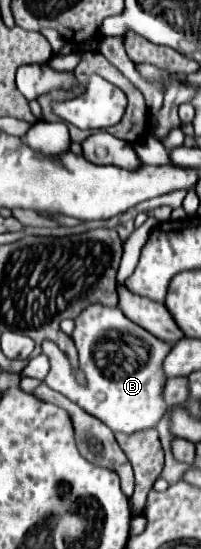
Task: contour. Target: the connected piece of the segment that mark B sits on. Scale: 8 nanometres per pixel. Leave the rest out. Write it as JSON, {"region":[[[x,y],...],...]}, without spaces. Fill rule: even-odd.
{"region":[[[90,305],[76,319],[76,329],[72,339],[78,349],[78,365],[86,377],[86,383],[76,381],[74,365],[58,351],[58,347],[50,341],[44,341],[42,351],[50,357],[52,369],[44,383],[54,391],[66,395],[84,411],[100,419],[114,433],[138,433],[146,429],[154,429],[164,413],[168,411],[162,401],[162,387],[166,383],[162,373],[162,361],[170,353],[170,343],[162,343],[146,329],[138,327],[116,307]],[[138,341],[146,349],[146,353],[138,353]]]}

